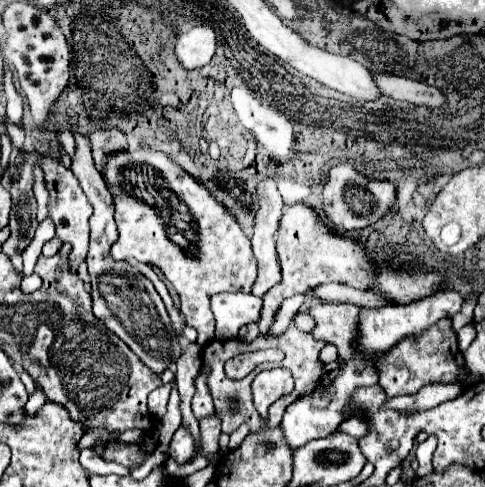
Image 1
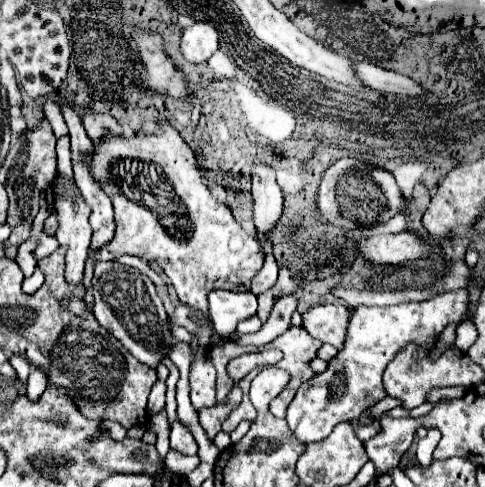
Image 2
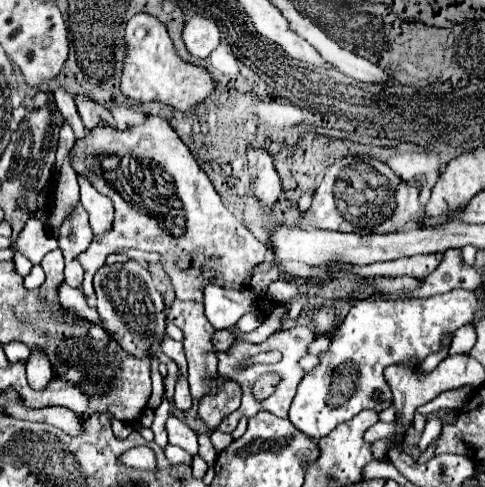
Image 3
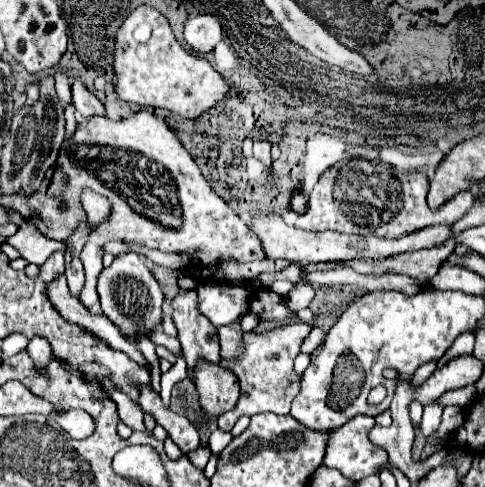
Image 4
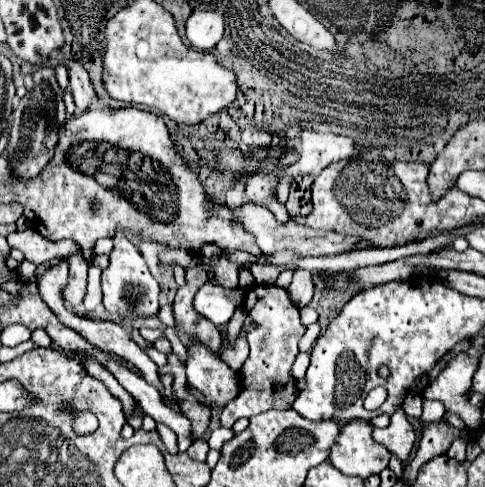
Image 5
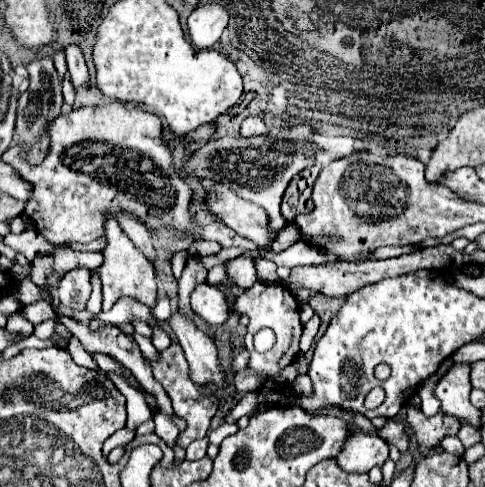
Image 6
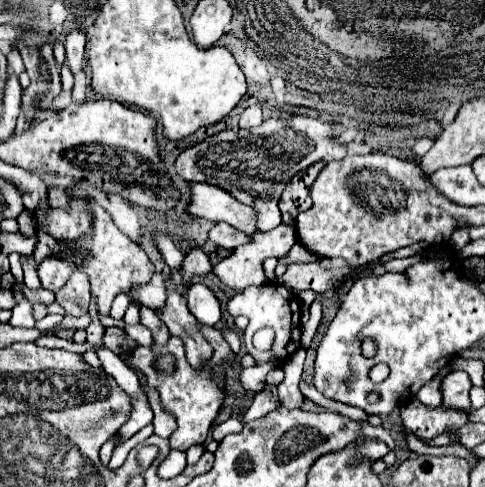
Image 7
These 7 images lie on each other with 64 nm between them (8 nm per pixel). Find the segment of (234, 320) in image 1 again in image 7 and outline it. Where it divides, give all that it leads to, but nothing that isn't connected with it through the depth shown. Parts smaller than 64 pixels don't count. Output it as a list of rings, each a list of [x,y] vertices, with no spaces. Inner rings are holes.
[[[202,282],[190,284],[186,290],[186,300],[188,310],[196,316],[200,324],[214,326],[220,320],[220,302],[206,284]]]

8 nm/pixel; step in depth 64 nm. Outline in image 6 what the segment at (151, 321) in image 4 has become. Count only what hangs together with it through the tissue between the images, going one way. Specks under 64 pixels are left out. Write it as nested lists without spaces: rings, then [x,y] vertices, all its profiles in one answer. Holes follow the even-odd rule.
[[[106,216],[102,238],[106,242],[106,248],[100,252],[104,256],[104,262],[100,268],[96,268],[102,282],[102,310],[110,310],[120,296],[136,296],[146,306],[154,306],[156,282],[152,262],[130,242],[130,238],[120,230],[118,222],[112,216]]]

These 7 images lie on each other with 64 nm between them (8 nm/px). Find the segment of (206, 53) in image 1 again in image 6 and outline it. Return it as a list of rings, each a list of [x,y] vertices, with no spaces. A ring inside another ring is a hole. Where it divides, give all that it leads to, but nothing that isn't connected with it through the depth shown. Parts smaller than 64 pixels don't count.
[[[220,2],[198,4],[188,16],[188,32],[196,48],[212,48],[228,26],[228,10]]]

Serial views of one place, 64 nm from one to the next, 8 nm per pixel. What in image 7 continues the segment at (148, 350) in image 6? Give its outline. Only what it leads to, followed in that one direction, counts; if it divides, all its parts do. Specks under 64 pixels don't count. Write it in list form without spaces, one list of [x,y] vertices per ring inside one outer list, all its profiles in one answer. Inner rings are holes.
[[[126,326],[126,334],[132,340],[136,340],[136,342],[140,342],[144,346],[152,344],[152,334],[150,334],[150,330],[146,326]]]

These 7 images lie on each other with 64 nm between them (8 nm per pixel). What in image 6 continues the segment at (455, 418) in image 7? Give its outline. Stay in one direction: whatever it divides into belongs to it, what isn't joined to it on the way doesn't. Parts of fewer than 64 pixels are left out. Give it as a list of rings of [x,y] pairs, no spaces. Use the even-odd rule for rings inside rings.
[[[412,404],[406,406],[406,422],[418,438],[418,450],[422,456],[426,456],[434,446],[438,446],[440,438],[448,434],[456,436],[460,428],[460,420],[456,416],[444,414],[442,410],[436,416],[426,416],[420,408]]]

